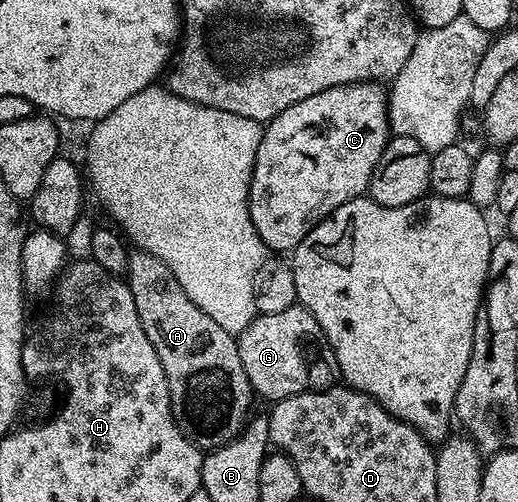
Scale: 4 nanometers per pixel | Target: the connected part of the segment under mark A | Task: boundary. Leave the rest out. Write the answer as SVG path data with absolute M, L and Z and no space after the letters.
M129 252L127 282L135 297L139 325L147 333L147 341L155 345L163 373L167 377L167 393L174 421L187 439L202 449L221 447L241 434L251 418L249 406L255 402L253 387L243 373L237 340L222 329L175 281L175 273L151 253Z

